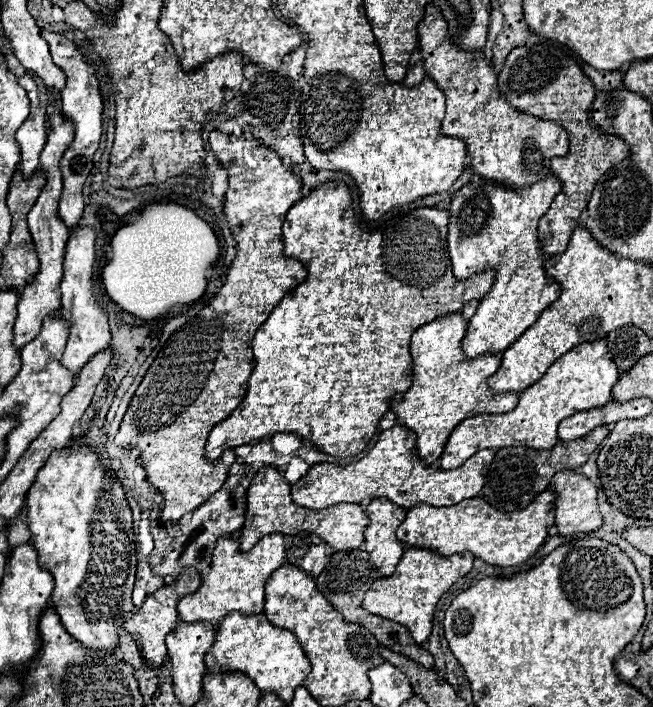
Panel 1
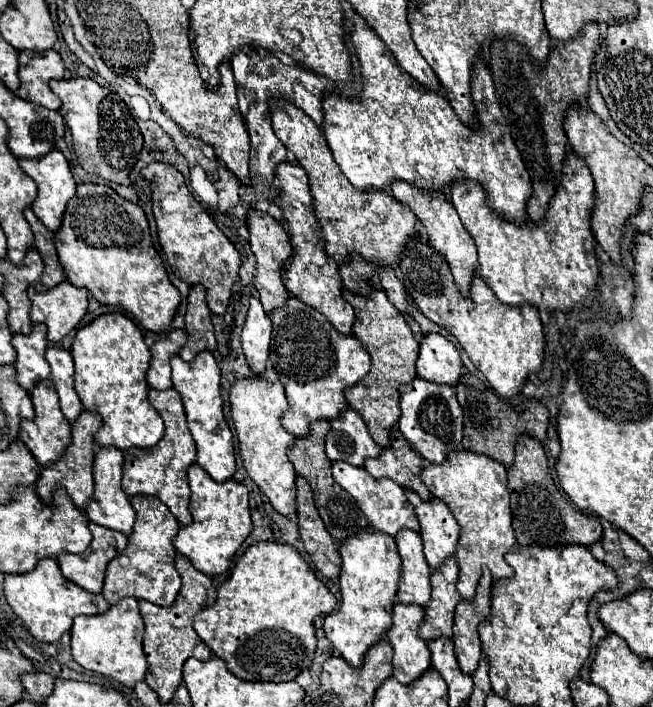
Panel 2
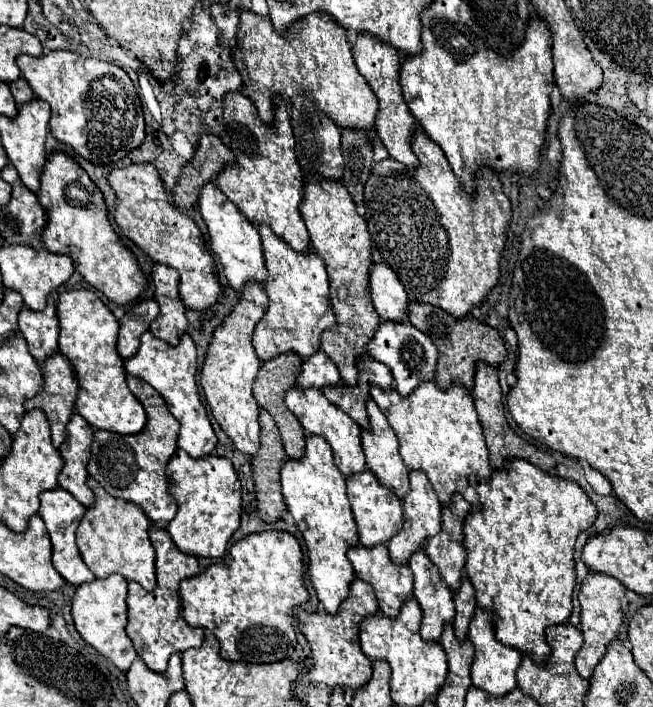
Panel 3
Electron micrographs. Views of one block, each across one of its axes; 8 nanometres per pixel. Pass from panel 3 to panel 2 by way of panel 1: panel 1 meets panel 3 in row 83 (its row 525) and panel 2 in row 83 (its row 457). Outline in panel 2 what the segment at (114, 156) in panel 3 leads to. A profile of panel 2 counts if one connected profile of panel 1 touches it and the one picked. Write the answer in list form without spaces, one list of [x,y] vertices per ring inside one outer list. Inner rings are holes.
[[[92,78],[52,80],[50,88],[62,100],[60,114],[70,126],[74,152],[80,166],[88,174],[100,176],[106,182],[130,186],[130,172],[138,162],[138,154],[142,150],[142,134],[124,100],[118,94],[94,82]]]

